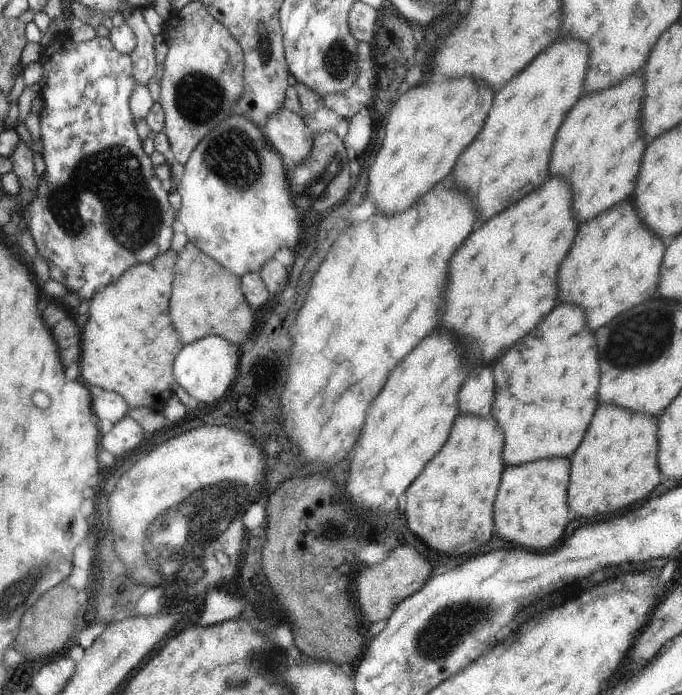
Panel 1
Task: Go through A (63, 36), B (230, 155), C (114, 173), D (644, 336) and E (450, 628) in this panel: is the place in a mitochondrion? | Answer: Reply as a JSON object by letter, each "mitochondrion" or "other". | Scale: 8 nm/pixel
{"A":"other","B":"mitochondrion","C":"mitochondrion","D":"mitochondrion","E":"mitochondrion"}

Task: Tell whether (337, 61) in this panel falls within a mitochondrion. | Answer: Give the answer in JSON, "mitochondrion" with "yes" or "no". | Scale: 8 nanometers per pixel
{"mitochondrion":"yes"}

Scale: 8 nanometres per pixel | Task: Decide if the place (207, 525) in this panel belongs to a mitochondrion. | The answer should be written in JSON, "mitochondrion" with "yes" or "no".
{"mitochondrion":"yes"}

